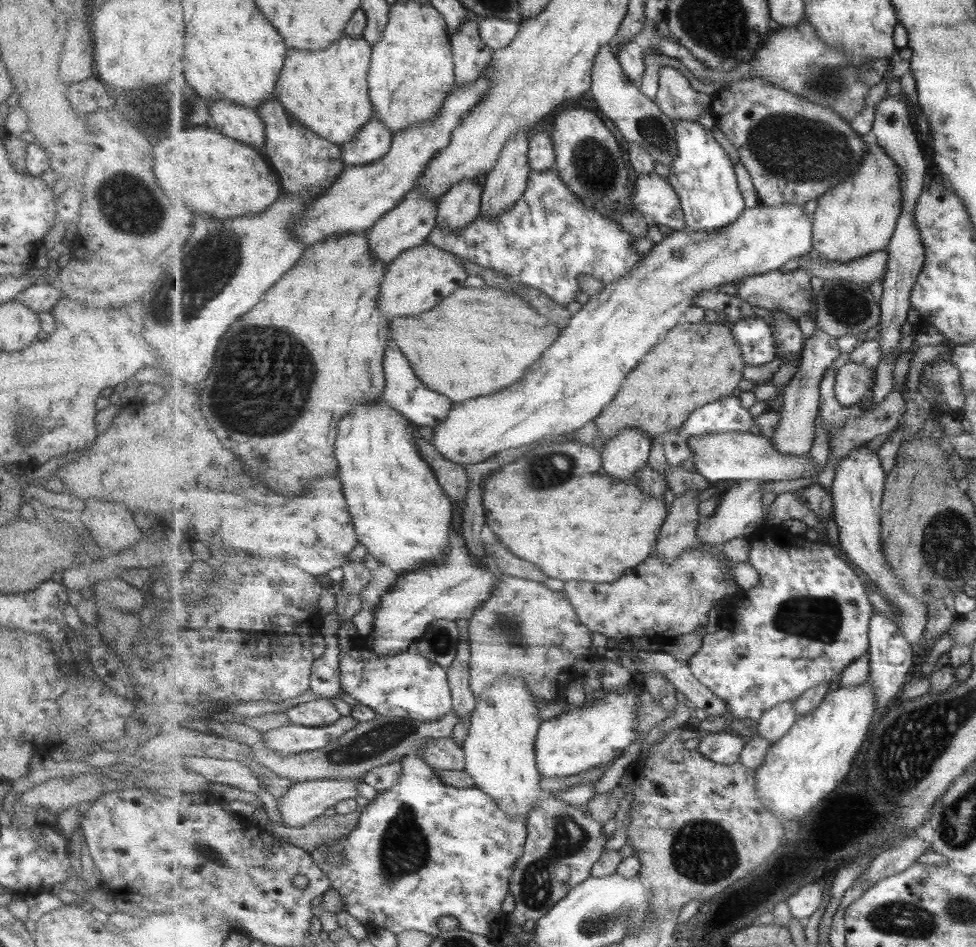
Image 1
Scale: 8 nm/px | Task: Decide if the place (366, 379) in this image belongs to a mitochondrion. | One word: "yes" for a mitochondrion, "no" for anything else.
no

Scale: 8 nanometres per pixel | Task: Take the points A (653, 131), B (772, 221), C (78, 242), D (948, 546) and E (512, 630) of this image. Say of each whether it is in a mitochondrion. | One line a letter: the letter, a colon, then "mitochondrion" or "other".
A: mitochondrion
B: other
C: other
D: mitochondrion
E: mitochondrion

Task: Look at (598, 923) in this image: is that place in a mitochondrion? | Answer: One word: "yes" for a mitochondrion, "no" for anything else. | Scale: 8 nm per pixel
yes

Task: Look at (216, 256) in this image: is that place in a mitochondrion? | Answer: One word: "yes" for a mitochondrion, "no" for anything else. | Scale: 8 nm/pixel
yes

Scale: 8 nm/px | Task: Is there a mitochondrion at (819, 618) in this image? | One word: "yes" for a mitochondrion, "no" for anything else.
yes

